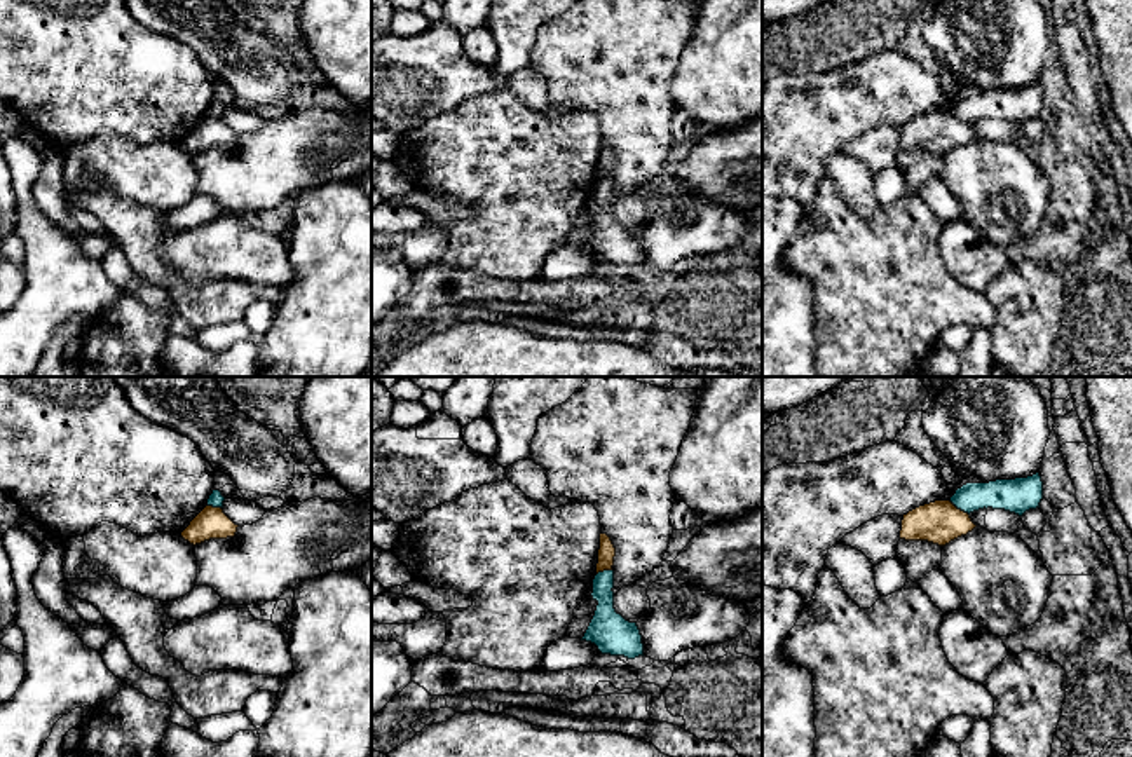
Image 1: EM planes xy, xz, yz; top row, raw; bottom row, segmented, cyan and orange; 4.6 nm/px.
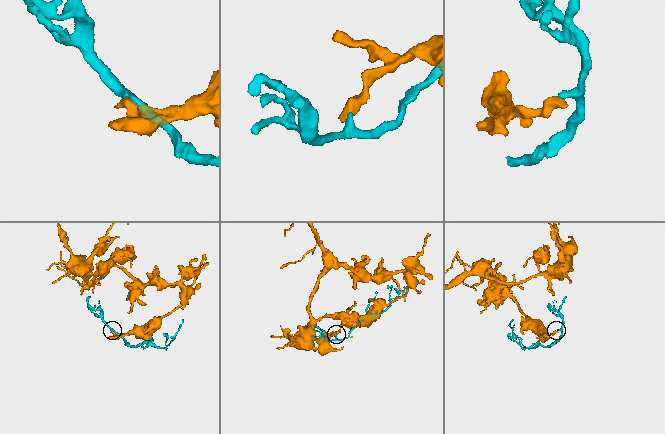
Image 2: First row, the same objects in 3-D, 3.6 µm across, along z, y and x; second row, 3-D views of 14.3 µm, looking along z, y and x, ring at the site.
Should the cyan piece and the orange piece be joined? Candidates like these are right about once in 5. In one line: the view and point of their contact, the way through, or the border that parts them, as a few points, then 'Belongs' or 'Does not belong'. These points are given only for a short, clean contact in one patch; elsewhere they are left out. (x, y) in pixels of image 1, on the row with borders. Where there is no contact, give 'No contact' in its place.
Touches cyan at yz (960, 508). Boundary: yz (949, 501), (968, 515). Does not belong

